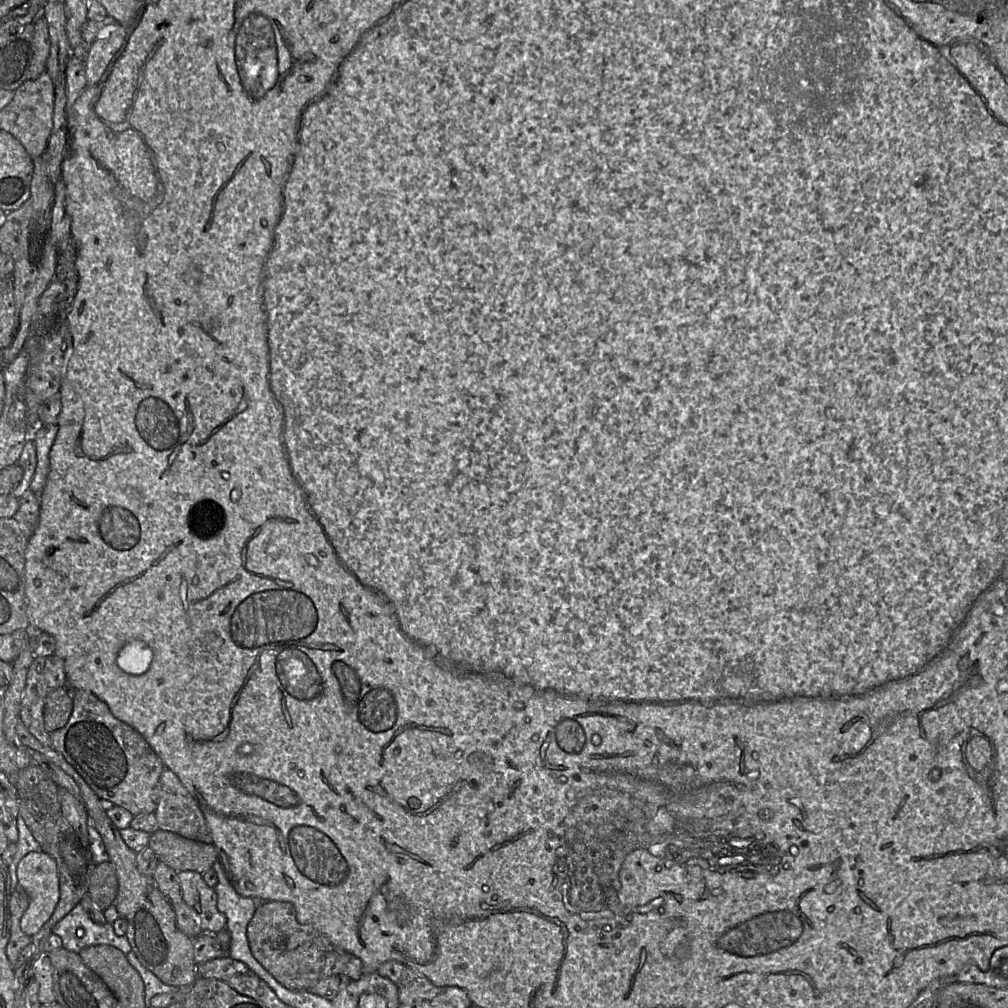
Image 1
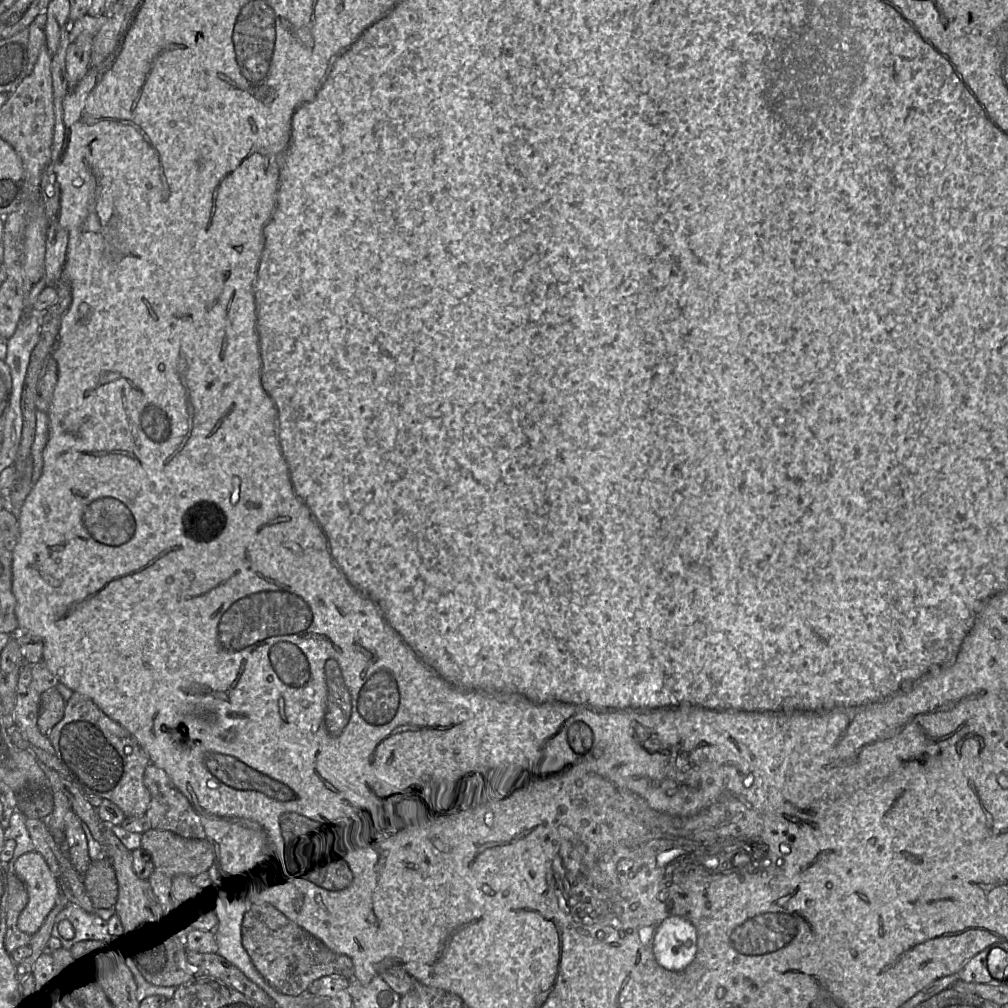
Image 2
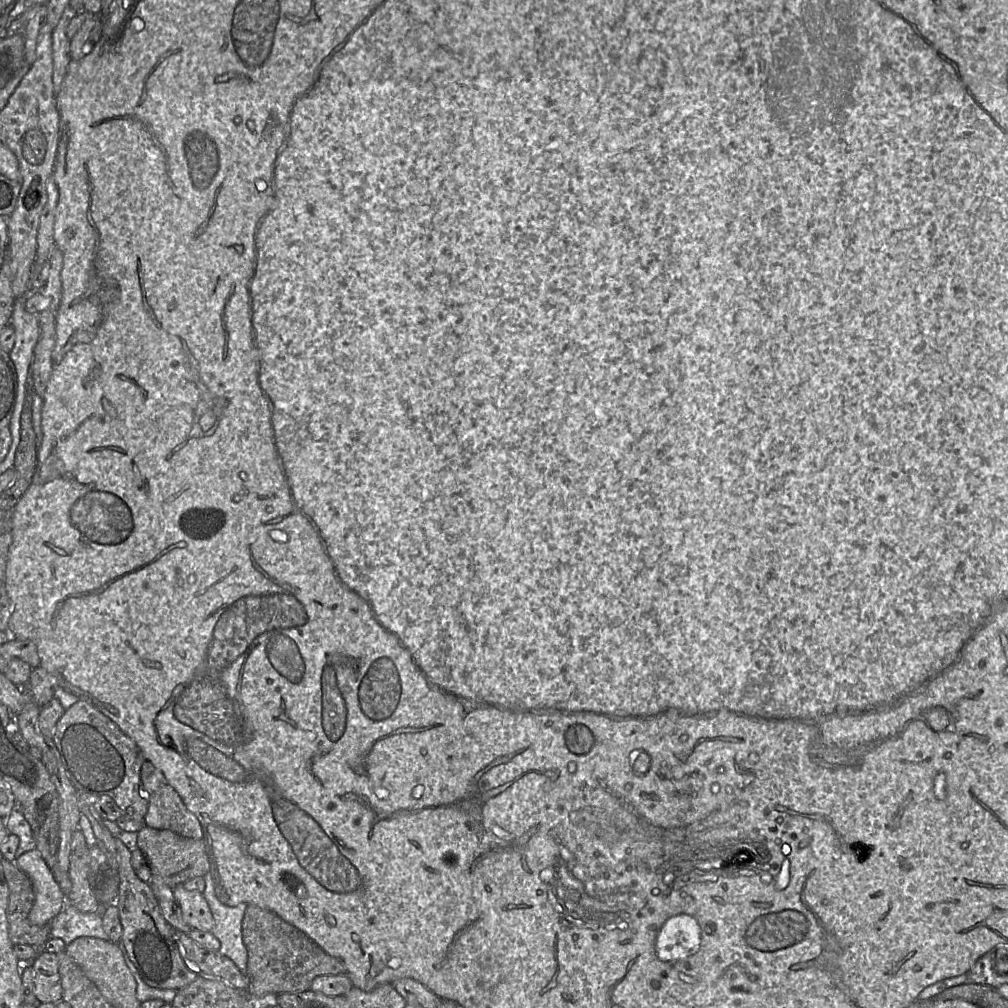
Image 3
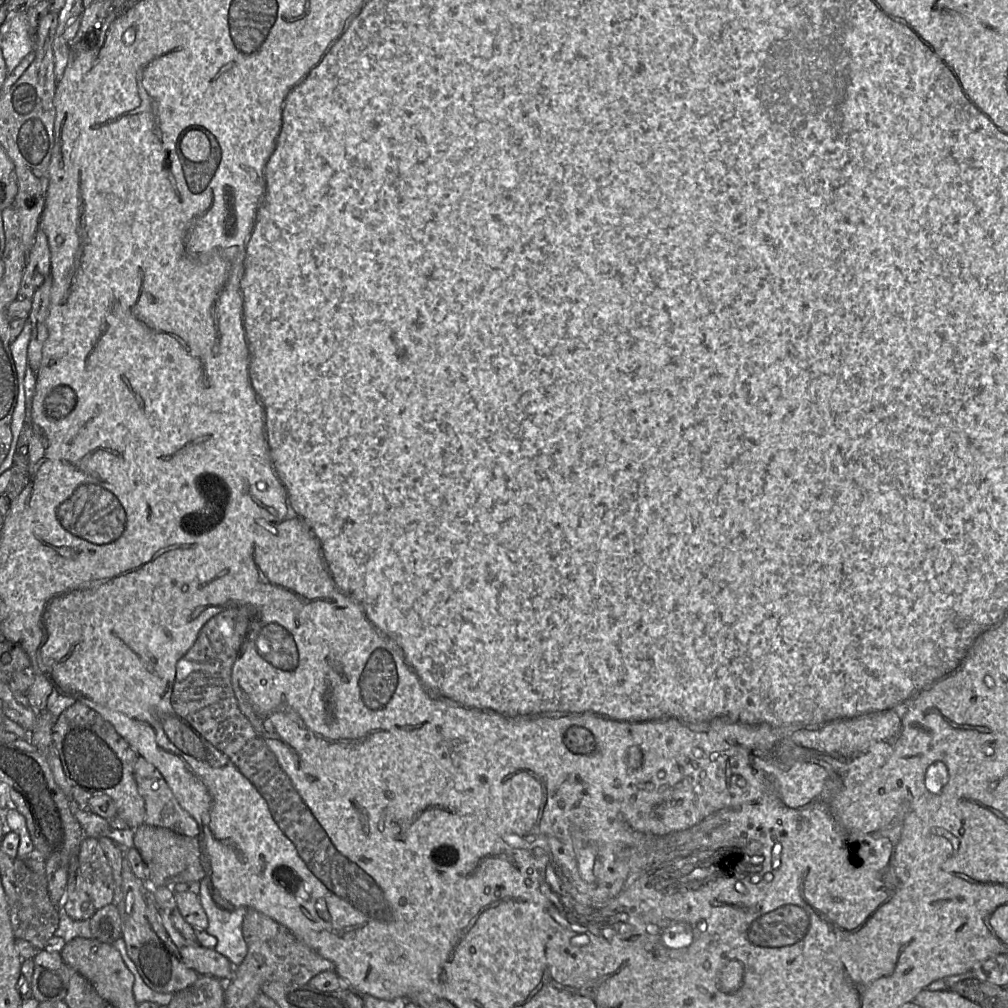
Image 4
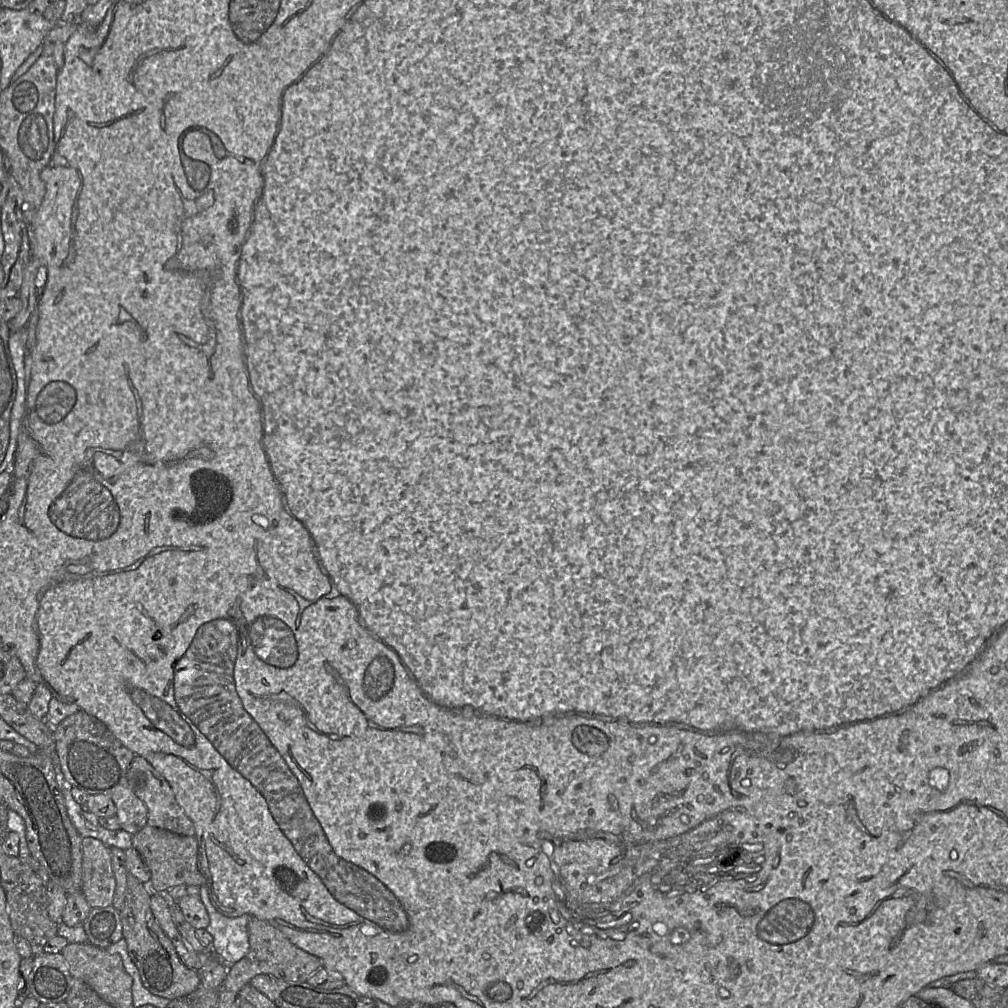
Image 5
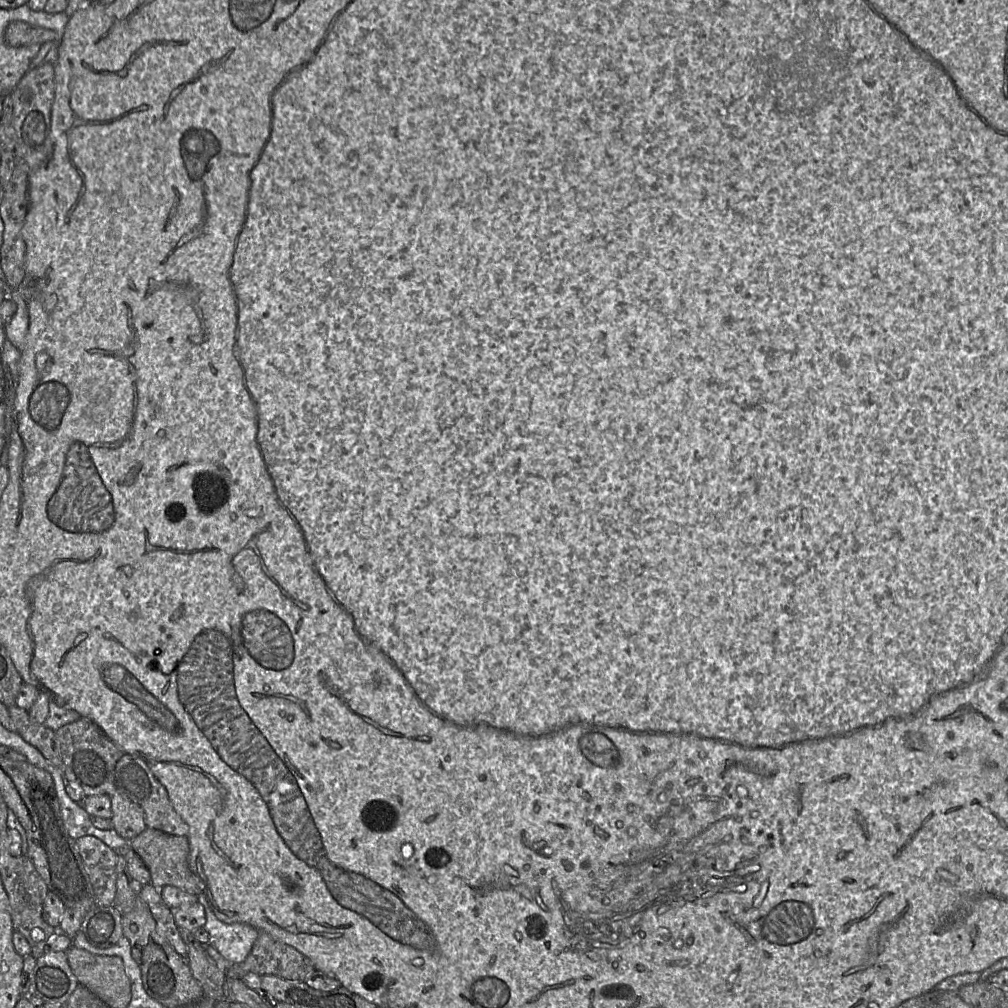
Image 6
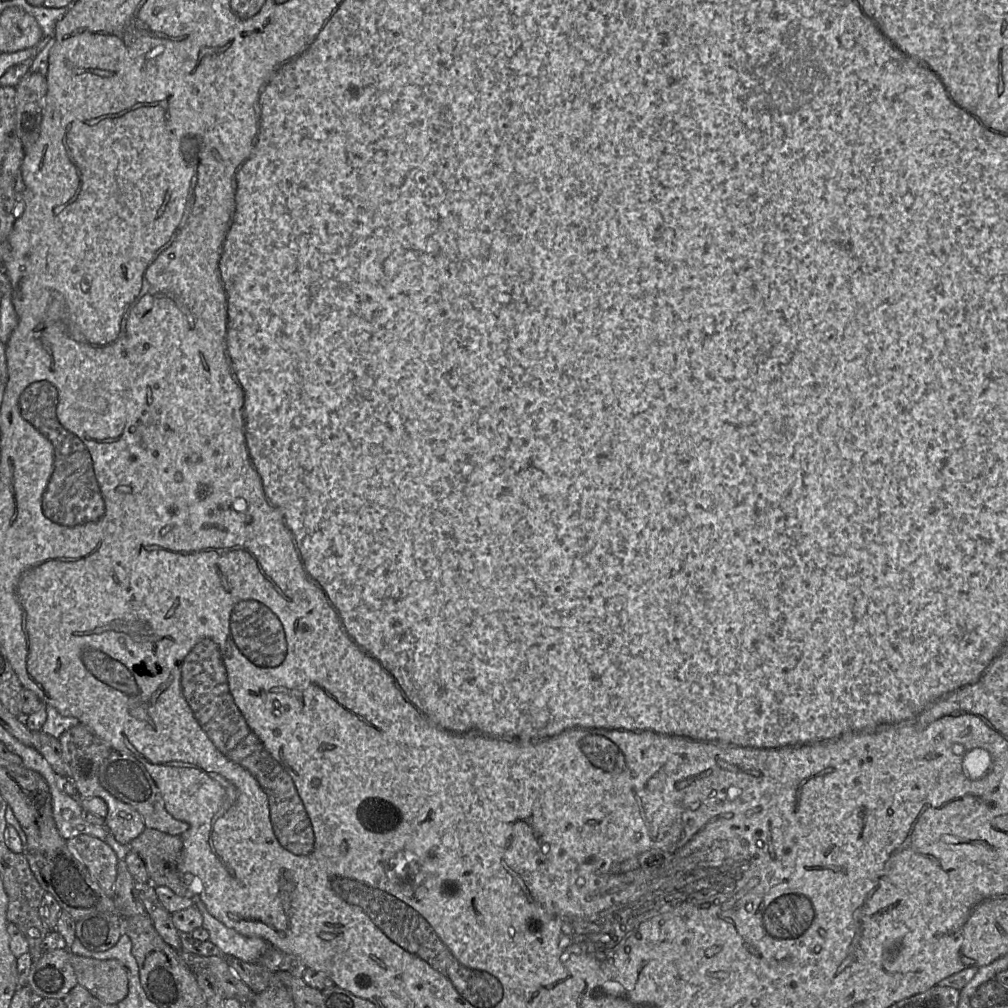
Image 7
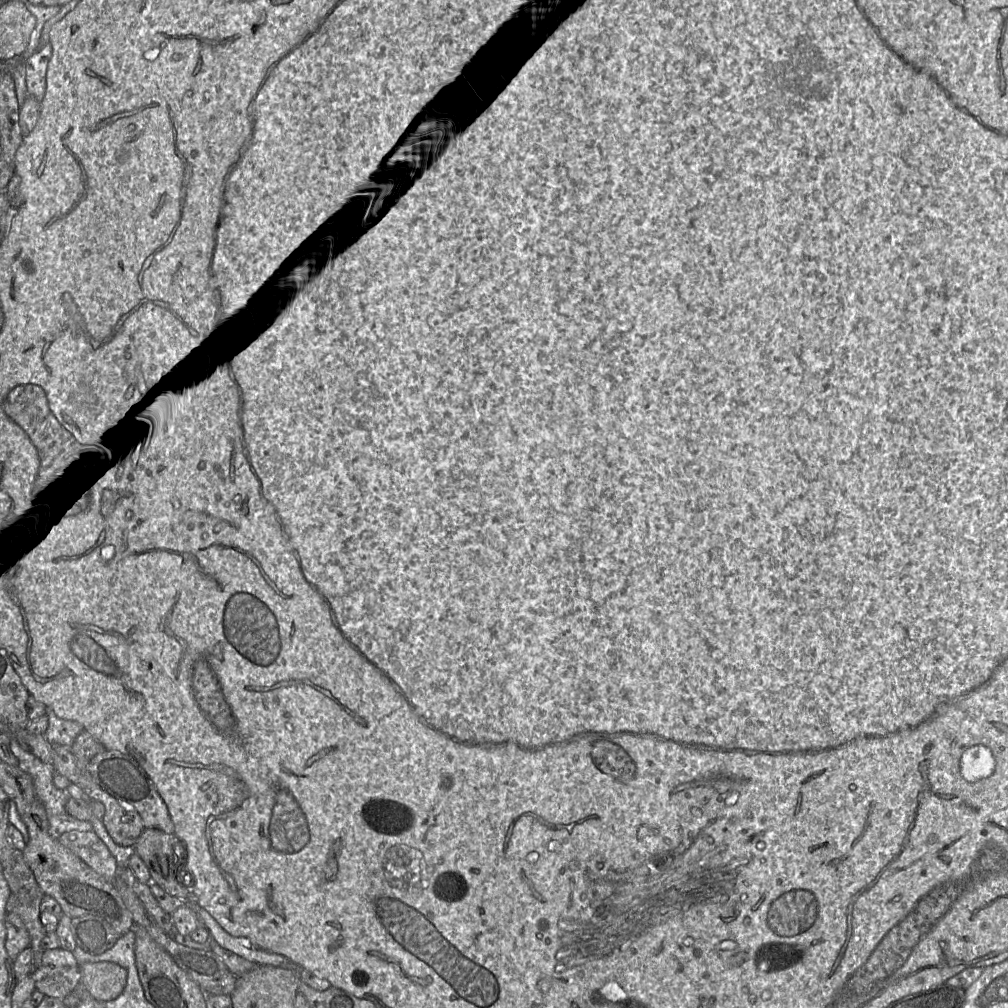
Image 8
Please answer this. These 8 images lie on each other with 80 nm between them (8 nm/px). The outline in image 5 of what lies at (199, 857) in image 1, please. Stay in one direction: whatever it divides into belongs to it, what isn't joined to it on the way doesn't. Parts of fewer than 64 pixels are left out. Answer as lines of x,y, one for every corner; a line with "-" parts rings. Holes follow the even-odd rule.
146,825
132,837
132,847
138,851
151,878
149,888
154,893
167,893
177,885
205,885
205,879
197,866
198,843
195,836
185,836

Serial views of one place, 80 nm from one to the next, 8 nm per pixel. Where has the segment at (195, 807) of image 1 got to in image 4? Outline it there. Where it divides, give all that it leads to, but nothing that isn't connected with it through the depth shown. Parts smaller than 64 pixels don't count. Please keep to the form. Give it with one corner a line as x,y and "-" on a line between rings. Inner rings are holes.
142,756
135,762
134,778
145,801
145,824
198,837
195,819
180,806
159,770

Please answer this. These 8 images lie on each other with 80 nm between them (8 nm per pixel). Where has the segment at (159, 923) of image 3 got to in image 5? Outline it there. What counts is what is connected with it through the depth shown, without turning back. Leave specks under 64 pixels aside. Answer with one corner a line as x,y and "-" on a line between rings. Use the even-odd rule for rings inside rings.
128,874
126,898
120,911
123,938
144,987
156,996
174,1000
195,991
201,985
201,980
196,970
183,964
173,943
154,918
150,906
152,893
148,885

